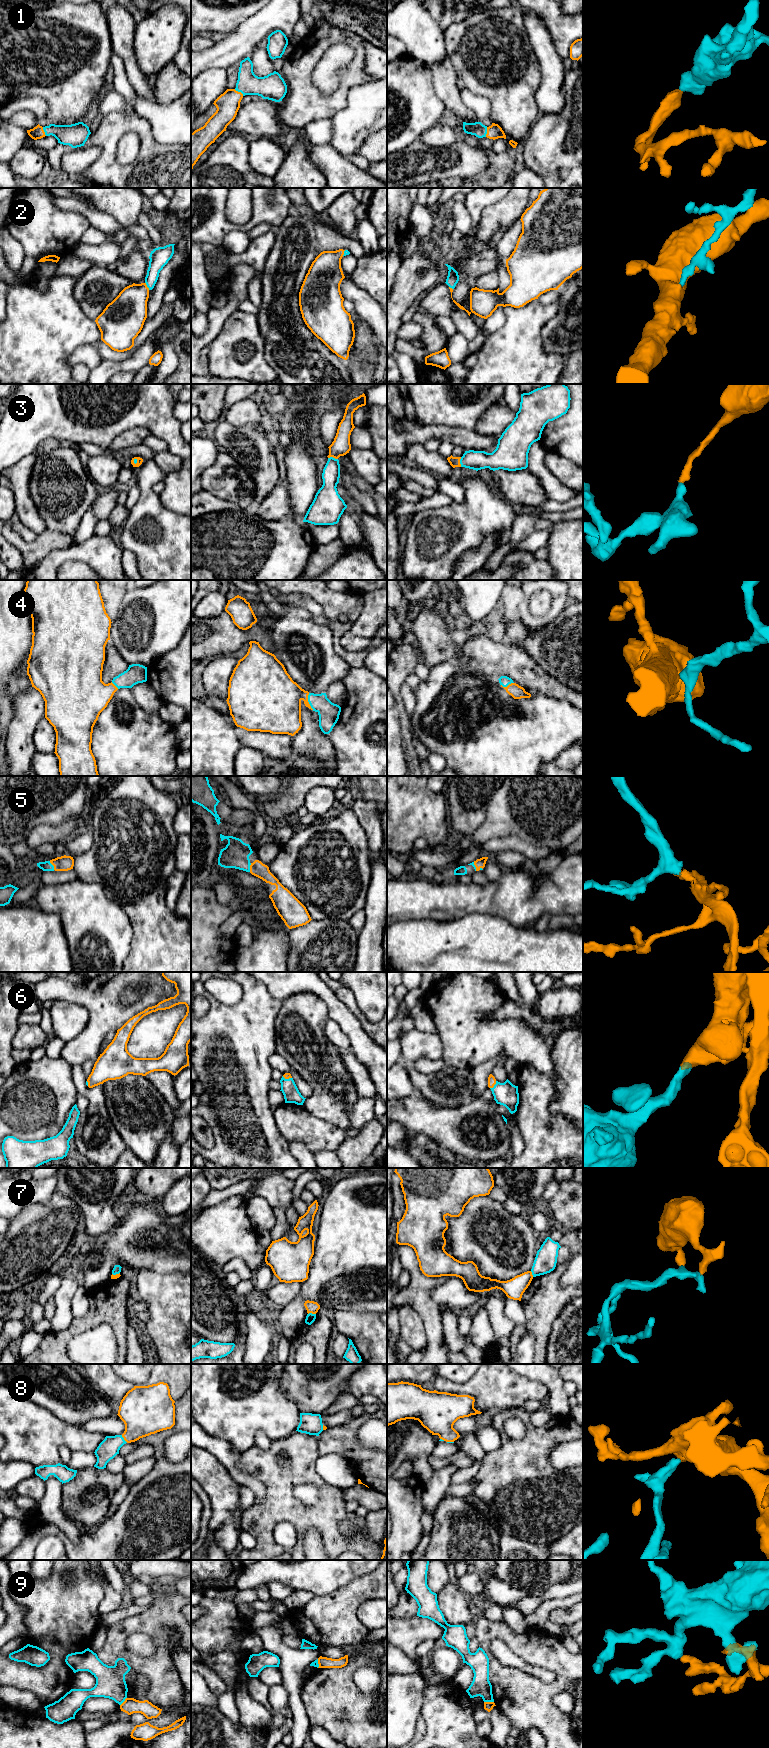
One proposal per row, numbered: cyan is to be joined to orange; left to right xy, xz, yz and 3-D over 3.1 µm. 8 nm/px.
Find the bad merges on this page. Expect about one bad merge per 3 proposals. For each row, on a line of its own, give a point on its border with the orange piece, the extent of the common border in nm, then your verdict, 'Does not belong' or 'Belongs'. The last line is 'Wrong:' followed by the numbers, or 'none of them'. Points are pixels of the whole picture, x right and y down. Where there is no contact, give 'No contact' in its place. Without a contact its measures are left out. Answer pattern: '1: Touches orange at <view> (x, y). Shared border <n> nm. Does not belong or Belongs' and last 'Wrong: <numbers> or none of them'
1: Touches orange at xz (239, 92). Shared border 90 nm. Belongs
2: Touches orange at xy (146, 286). Shared border 70 nm. Belongs
3: Touches orange at xz (333, 457). Shared border 80 nm. Belongs
4: Touches orange at xz (307, 701). Shared border 140 nm. Belongs
5: Touches orange at xy (52, 864). Shared border 80 nm. Belongs
6: Touches orange at yz (494, 1084). Shared border 80 nm. Belongs
7: Touches orange at xz (311, 1312). Shared border 60 nm. Does not belong
8: Touches orange at xy (124, 1439). Shared border 80 nm. Belongs
9: Touches orange at yz (489, 1702). Shared border 80 nm. Does not belong
Wrong: 7, 9

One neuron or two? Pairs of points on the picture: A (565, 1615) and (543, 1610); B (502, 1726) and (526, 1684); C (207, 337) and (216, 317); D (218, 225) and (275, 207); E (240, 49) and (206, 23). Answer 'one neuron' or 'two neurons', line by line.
A: two neurons
B: two neurons
C: one neuron
D: one neuron
E: two neurons

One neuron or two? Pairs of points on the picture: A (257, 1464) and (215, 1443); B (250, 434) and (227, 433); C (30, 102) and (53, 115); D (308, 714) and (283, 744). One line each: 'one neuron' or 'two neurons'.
A: two neurons
B: one neuron
C: two neurons
D: two neurons

